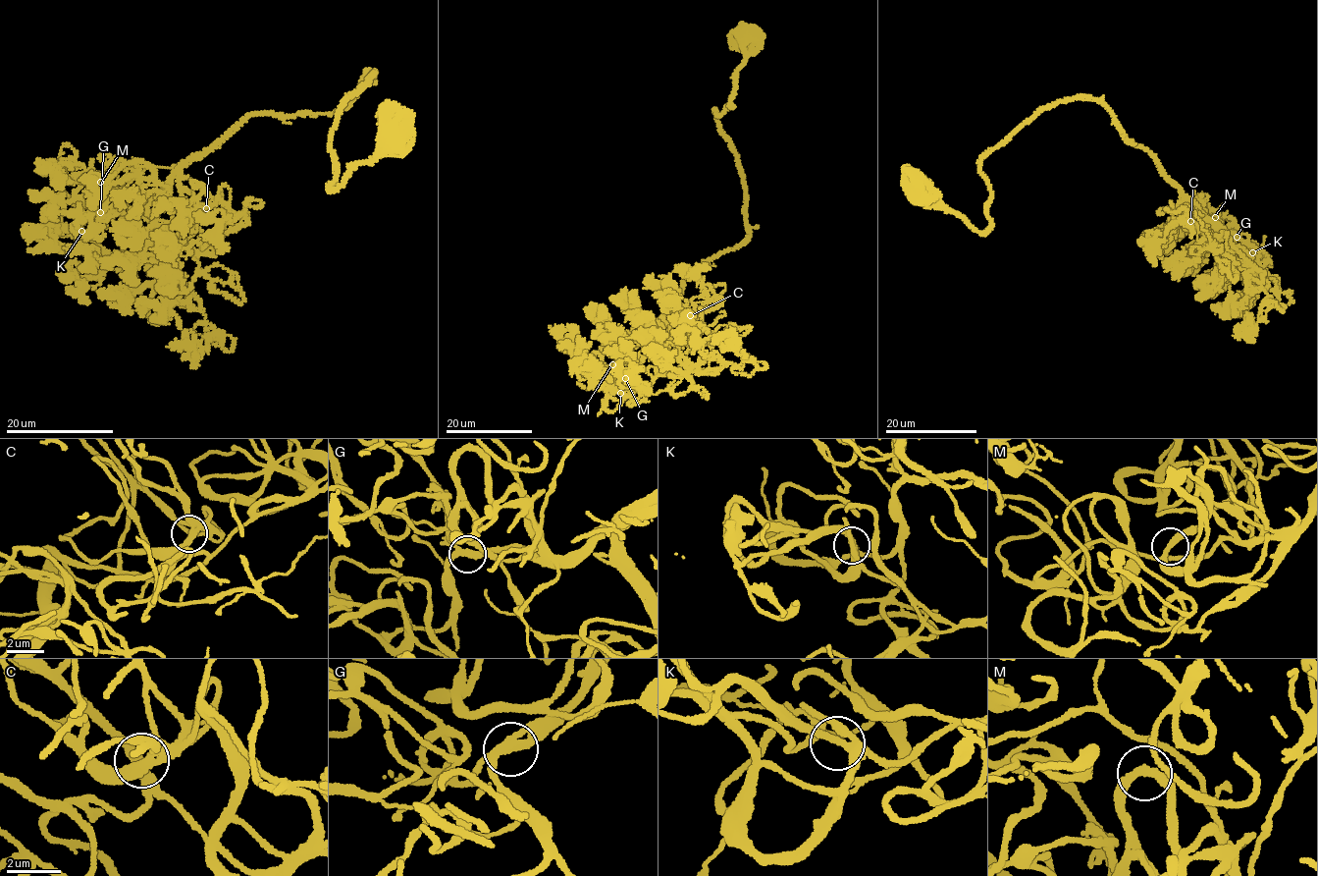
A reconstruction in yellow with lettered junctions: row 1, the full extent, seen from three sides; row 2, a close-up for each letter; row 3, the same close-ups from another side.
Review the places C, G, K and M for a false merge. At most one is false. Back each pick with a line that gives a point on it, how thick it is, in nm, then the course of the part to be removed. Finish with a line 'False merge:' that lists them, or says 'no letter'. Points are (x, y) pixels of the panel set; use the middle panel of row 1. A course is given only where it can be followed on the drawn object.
False merge: no letter

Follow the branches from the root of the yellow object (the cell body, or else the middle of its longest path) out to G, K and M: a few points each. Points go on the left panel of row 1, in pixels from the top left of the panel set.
G: (391, 136), (331, 189), (339, 107), (369, 73), (341, 109), (247, 117), (134, 210), (100, 212)
K: (391, 136), (331, 189), (339, 107), (369, 73), (335, 112), (247, 117), (134, 210), (82, 232)
M: (391, 136), (331, 189), (339, 107), (369, 73), (335, 112), (247, 117), (130, 212), (100, 182)

